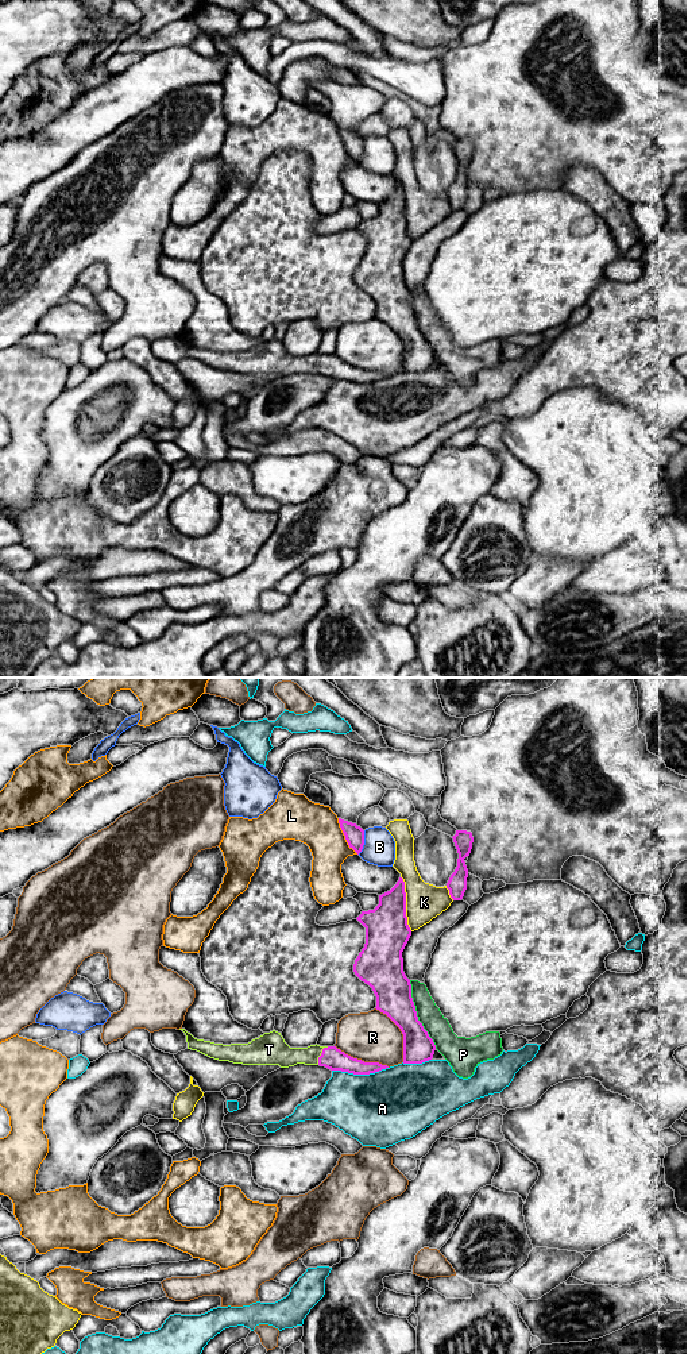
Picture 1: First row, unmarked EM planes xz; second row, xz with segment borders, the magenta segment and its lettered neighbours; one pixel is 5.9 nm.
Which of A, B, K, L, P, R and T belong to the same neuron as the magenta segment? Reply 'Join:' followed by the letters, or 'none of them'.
Join: T

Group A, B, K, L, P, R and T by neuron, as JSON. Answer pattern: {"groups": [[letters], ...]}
{"groups": [["A"], ["B"], ["K"], ["L"], ["P"], ["R"], ["T"]]}

